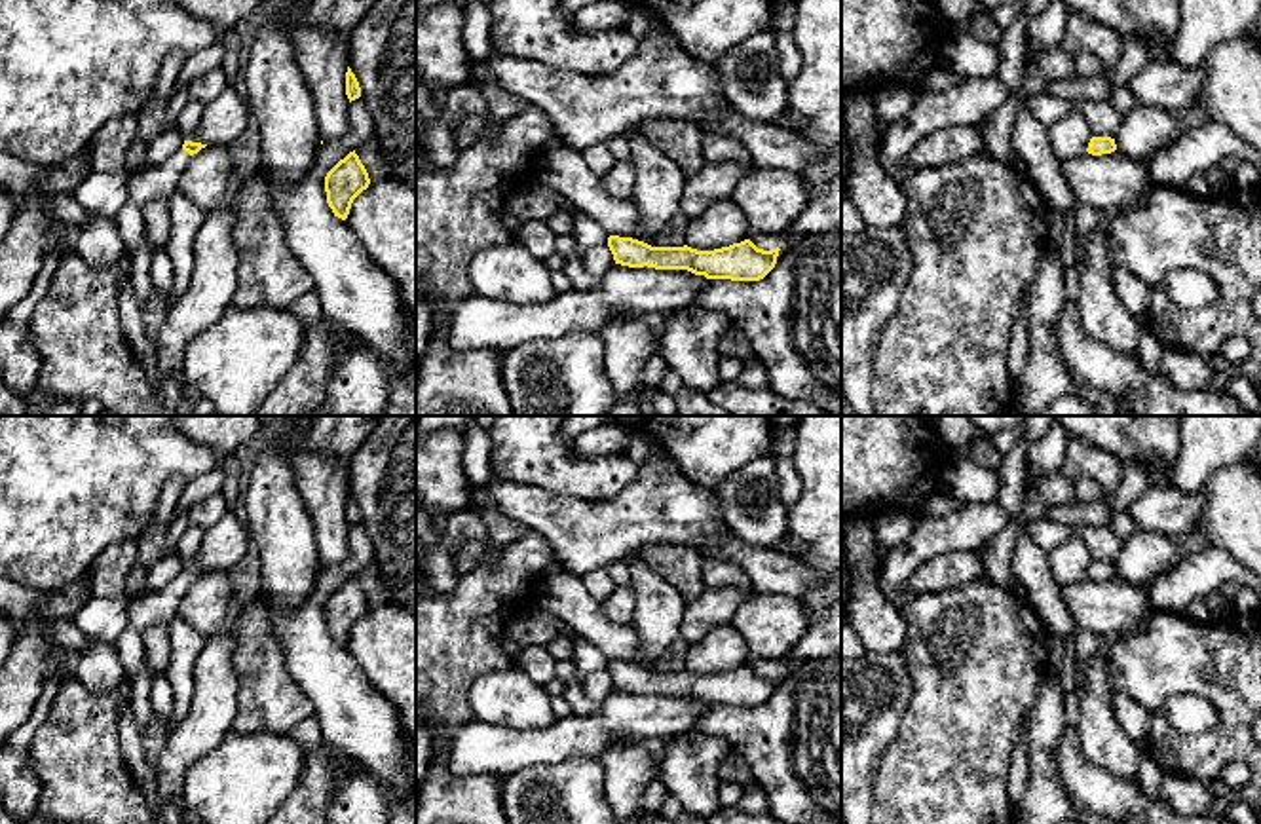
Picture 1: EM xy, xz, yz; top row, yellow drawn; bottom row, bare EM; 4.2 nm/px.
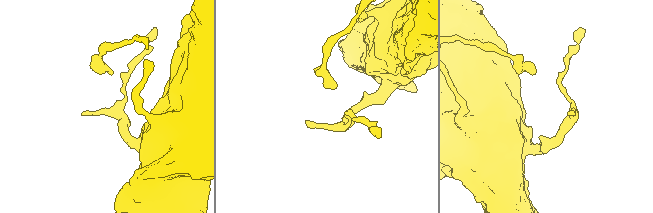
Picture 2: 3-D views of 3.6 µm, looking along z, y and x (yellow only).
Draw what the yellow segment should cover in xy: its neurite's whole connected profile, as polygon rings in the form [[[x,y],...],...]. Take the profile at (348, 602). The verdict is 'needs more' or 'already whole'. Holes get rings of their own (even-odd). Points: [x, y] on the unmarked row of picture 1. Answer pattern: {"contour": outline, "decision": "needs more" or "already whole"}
{"contour": [[[349,577],[325,602],[327,628],[334,642],[346,646],[353,625],[370,609],[359,581]]], "decision": "already whole"}

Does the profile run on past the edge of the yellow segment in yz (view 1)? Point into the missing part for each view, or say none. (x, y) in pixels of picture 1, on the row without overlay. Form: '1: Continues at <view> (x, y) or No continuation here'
1: No continuation here

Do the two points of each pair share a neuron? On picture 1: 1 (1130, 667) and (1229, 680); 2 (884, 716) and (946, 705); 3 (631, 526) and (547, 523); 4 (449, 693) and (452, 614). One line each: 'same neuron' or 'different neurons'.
1: same neuron
2: different neurons
3: same neuron
4: same neuron

